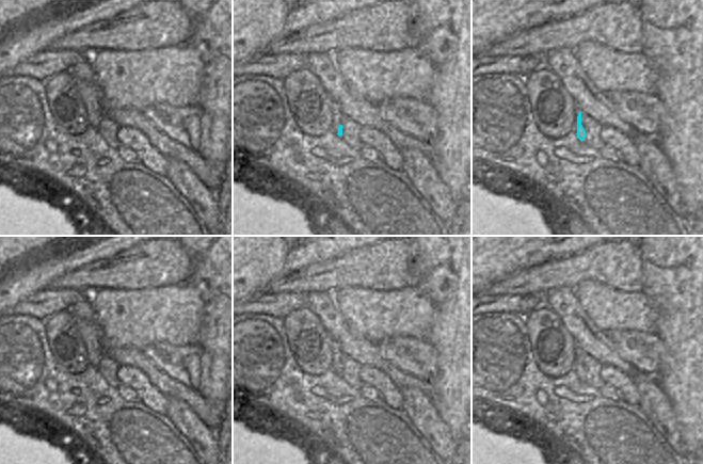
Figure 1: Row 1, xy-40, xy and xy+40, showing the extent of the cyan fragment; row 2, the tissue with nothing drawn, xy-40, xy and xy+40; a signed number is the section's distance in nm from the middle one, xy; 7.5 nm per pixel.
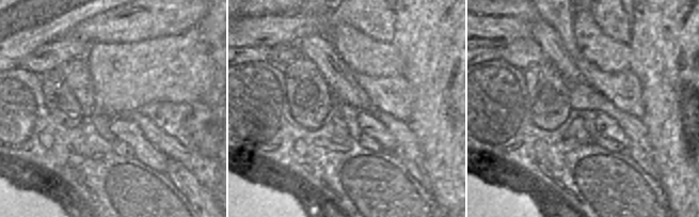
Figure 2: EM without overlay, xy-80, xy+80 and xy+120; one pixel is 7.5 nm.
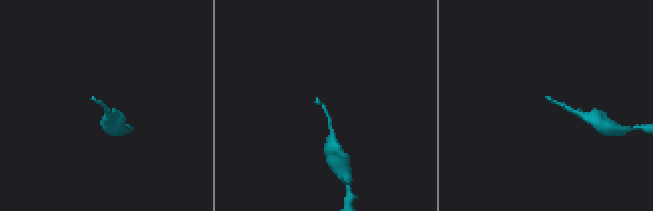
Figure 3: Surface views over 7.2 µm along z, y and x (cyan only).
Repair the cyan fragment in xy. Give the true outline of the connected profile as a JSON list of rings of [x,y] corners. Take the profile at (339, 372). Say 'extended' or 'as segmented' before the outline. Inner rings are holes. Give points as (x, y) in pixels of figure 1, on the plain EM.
extended; [[[332,340],[332,369],[339,375],[342,374],[342,351],[338,343]]]

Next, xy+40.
extended; [[[575,349],[575,361],[573,363],[573,370],[577,373],[577,377],[582,381],[586,377],[586,370],[581,364],[581,351]]]

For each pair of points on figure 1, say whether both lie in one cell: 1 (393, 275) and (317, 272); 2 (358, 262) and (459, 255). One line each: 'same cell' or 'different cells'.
1: same cell
2: different cells

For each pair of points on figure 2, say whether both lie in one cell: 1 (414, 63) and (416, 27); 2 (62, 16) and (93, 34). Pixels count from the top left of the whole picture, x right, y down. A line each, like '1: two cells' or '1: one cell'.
1: one cell
2: two cells

